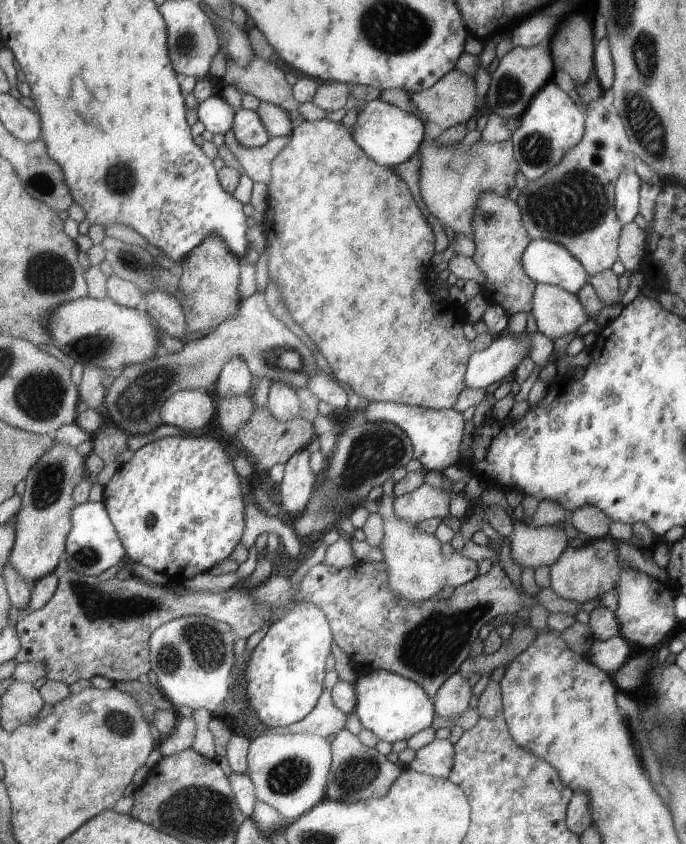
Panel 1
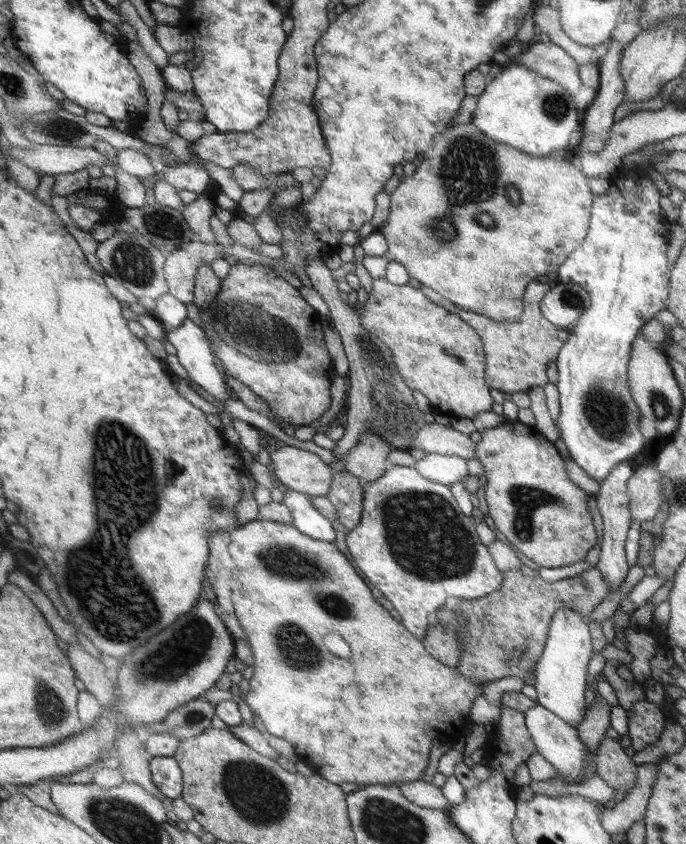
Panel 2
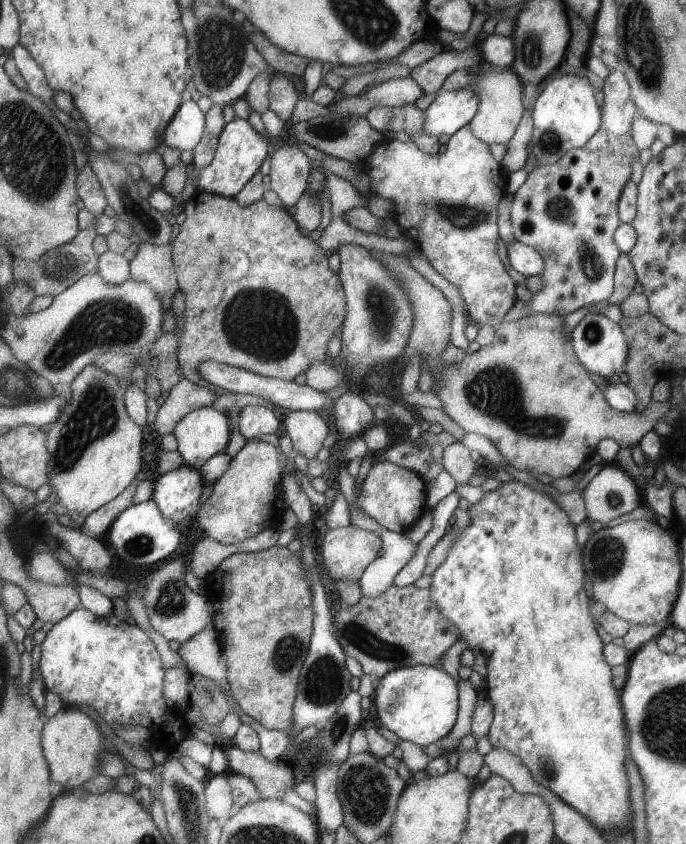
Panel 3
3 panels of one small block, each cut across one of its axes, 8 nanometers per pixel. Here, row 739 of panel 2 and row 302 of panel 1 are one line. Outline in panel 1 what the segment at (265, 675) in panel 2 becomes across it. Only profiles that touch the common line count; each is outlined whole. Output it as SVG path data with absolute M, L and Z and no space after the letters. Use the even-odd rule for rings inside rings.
M330 119L309 121L296 124L292 130L290 142L278 152L272 160L272 180L268 186L268 208L263 220L266 235L266 256L268 256L268 278L274 280L280 292L280 300L286 304L292 320L303 332L308 334L332 368L333 376L340 382L348 384L360 398L369 402L392 402L403 405L416 405L427 409L452 409L460 393L464 390L464 370L470 352L470 344L464 334L466 320L465 305L456 301L432 300L428 296L426 282L426 262L428 270L434 256L434 232L418 208L414 195L408 184L400 178L391 167L378 164L369 157L352 136L351 131L341 122Z

